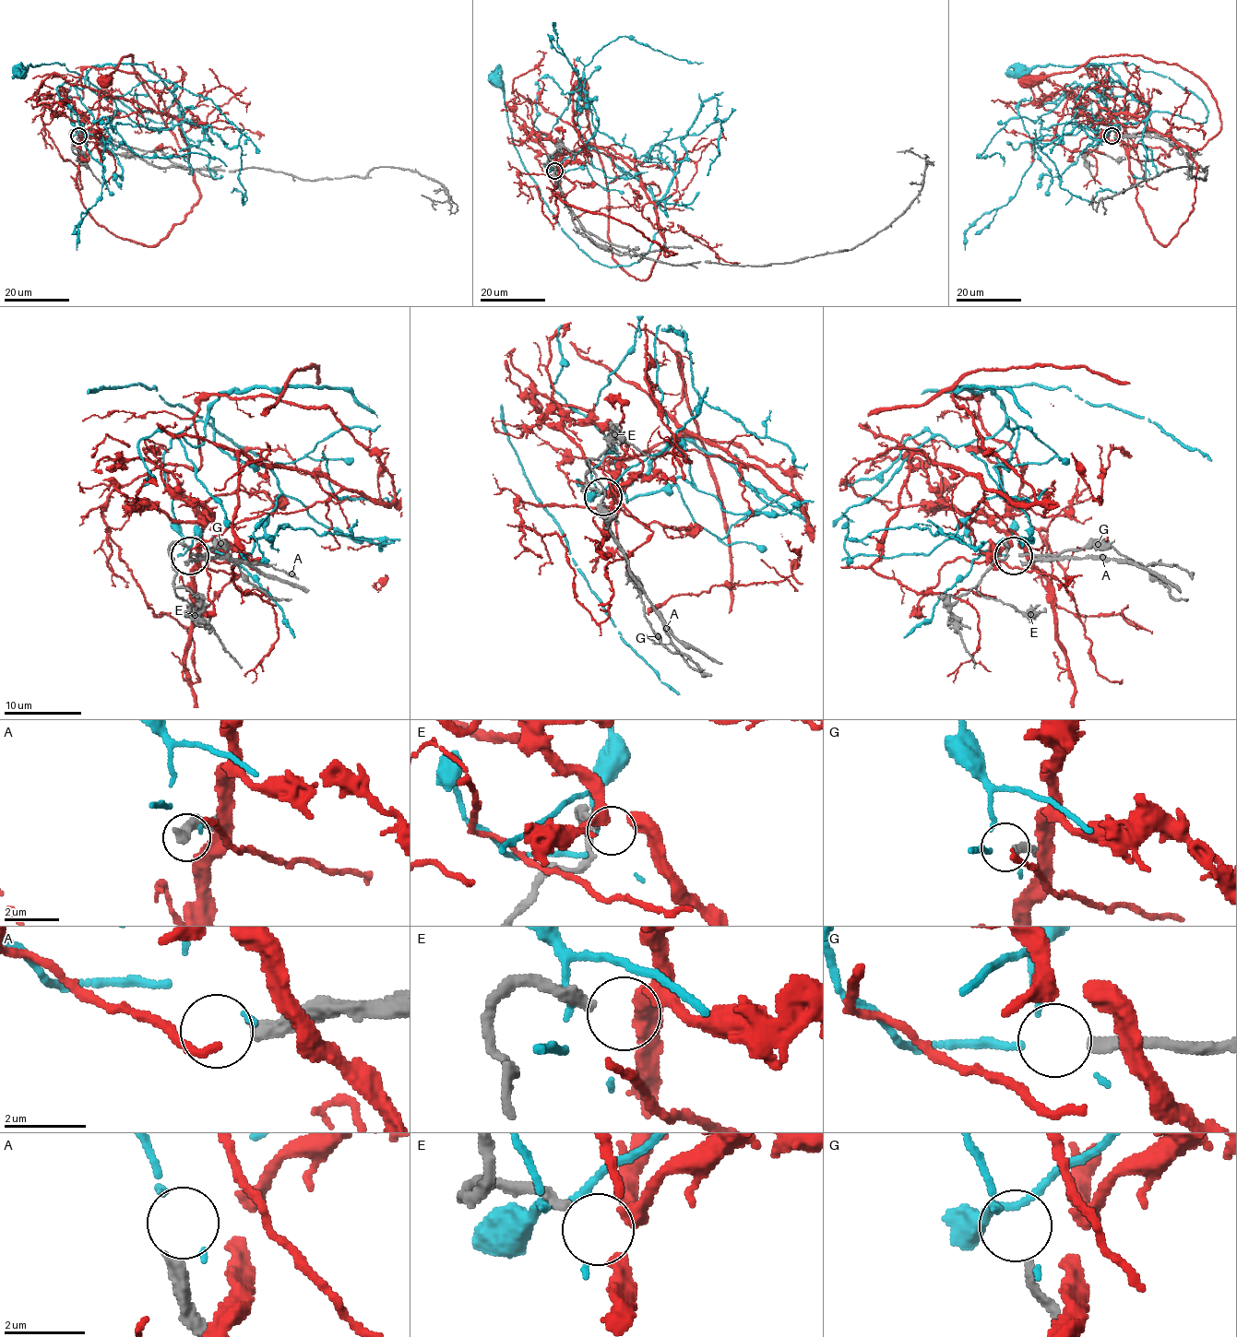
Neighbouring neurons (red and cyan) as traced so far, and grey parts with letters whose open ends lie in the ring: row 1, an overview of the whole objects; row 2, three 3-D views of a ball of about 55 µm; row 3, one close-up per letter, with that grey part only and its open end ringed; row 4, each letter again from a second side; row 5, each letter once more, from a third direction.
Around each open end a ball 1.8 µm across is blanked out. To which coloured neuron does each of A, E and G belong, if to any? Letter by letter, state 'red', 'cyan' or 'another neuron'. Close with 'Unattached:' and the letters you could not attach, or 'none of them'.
A: another neuron
E: red
G: another neuron
Unattached: A, G

